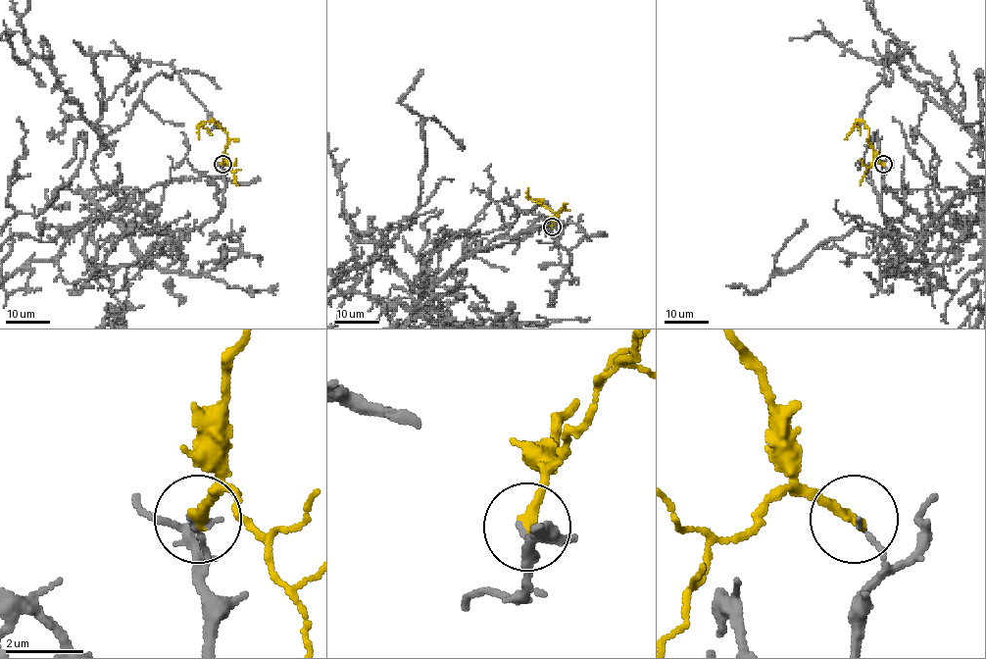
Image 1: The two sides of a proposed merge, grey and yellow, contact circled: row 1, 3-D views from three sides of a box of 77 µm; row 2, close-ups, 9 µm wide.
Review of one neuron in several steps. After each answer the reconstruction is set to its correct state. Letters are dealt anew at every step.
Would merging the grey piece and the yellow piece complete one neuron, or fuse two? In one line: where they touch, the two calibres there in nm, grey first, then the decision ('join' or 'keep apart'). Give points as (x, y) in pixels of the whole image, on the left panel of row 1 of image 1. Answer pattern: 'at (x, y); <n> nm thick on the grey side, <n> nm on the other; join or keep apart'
at (222, 164); 160 nm thick on the grey side, 280 nm on the other; keep apart

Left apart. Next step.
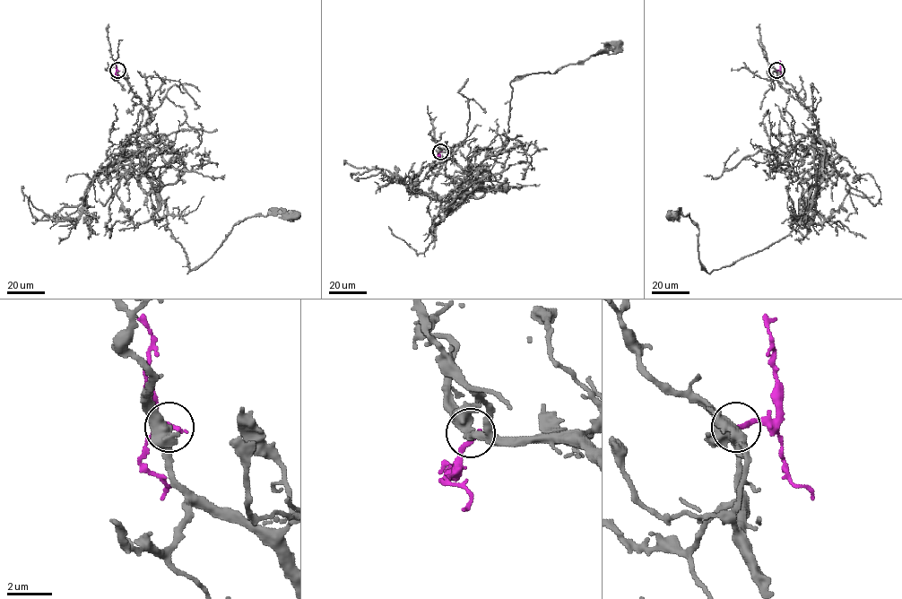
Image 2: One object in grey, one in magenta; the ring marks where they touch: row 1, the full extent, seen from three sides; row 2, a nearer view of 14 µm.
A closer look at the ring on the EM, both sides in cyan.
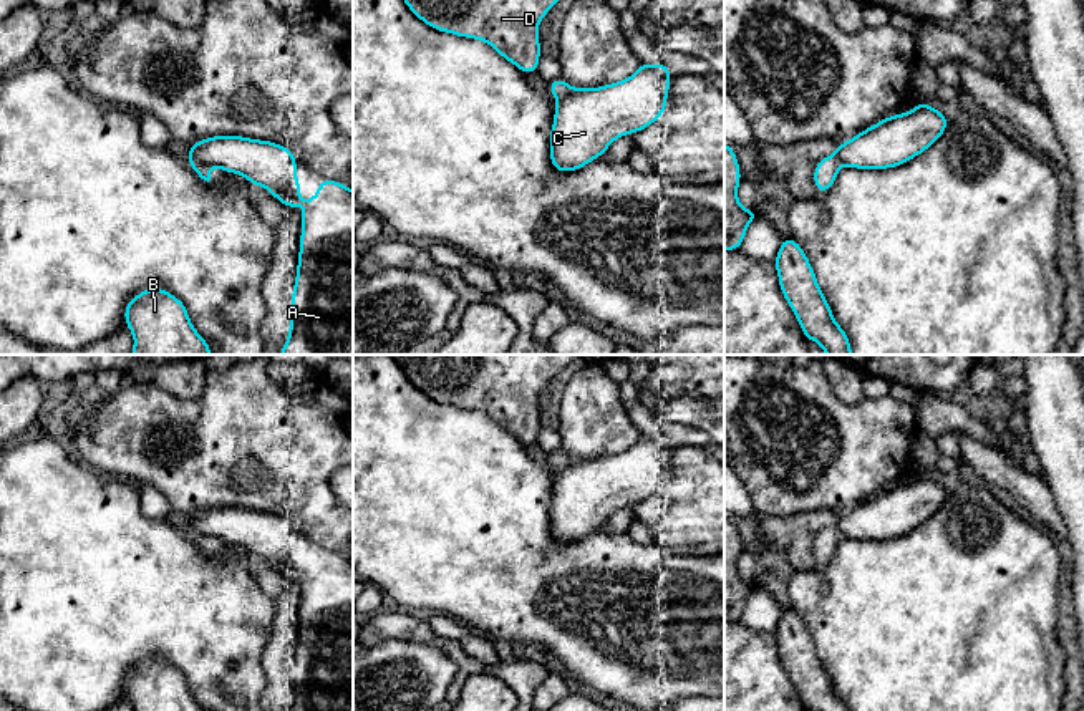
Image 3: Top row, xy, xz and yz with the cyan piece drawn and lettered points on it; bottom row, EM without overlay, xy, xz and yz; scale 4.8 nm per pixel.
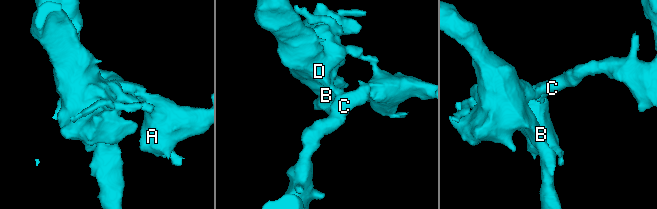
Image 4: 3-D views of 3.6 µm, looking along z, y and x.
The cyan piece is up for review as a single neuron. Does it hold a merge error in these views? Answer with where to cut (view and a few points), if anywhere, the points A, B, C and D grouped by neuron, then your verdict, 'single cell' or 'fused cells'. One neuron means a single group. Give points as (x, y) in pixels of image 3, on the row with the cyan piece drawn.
cut in xz along (584, 90), (557, 100); A C / B D; fused cells

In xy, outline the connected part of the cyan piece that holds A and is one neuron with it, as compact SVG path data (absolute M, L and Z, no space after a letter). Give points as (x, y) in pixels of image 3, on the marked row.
M212 136L212 138L206 138L206 139L201 139L194 144L191 144L187 157L194 159L199 164L217 166L224 172L240 174L240 176L247 177L252 186L265 187L287 209L300 206L305 212L302 215L298 265L297 265L295 285L292 290L292 315L290 315L288 338L287 338L285 345L280 348L280 355L353 355L353 191L341 182L323 179L317 187L317 196L313 199L305 199L302 202L300 201L300 179L295 176L297 159L287 146L280 146L272 141L250 139L245 136Z

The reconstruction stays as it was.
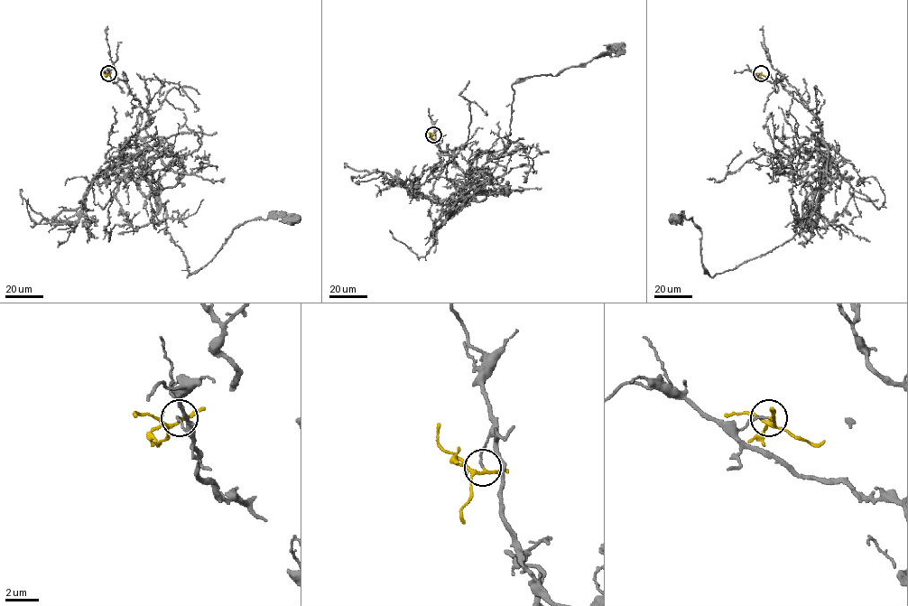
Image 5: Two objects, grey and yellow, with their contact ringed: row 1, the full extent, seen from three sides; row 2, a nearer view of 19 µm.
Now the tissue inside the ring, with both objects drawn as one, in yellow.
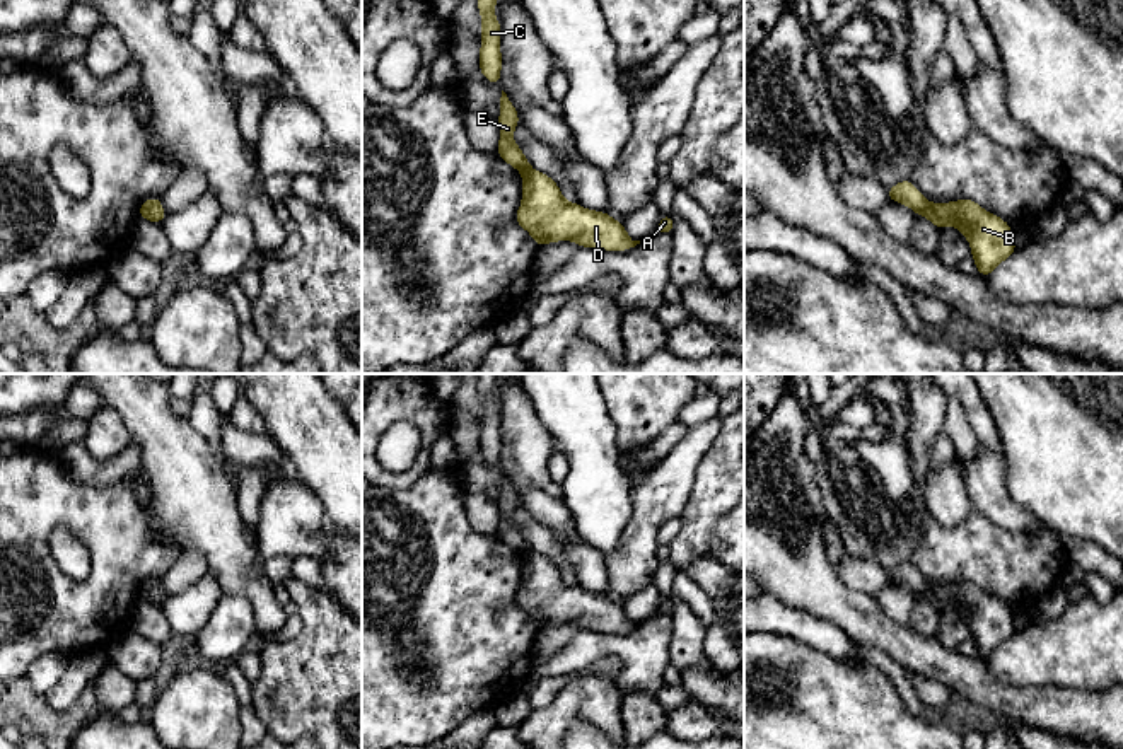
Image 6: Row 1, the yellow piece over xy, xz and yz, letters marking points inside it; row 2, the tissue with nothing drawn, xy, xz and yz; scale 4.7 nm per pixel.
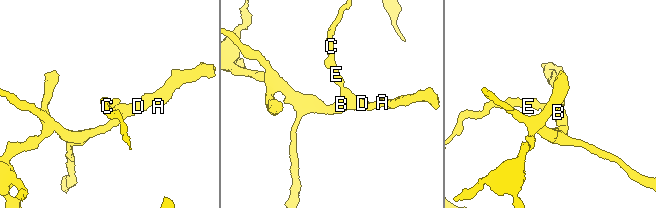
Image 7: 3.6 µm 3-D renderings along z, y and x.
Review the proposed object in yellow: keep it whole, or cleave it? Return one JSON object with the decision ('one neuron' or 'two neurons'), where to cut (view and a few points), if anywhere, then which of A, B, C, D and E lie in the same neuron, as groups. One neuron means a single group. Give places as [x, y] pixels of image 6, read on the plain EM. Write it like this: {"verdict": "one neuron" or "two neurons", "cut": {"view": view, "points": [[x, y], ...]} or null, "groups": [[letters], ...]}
{"verdict": "two neurons", "cut": {"view": "yz", "points": [[927, 586], [922, 596]]}, "groups": [["A", "B", "D"], ["C", "E"]]}

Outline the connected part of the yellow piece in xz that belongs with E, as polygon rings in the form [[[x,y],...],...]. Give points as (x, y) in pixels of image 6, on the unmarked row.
[[[502,473],[500,479],[500,498],[498,498],[498,510],[500,510],[500,524],[497,529],[497,536],[512,549],[515,549],[521,556],[531,551],[529,543],[524,539],[521,529],[512,522],[512,515],[519,507],[519,496],[512,488],[512,483]]]

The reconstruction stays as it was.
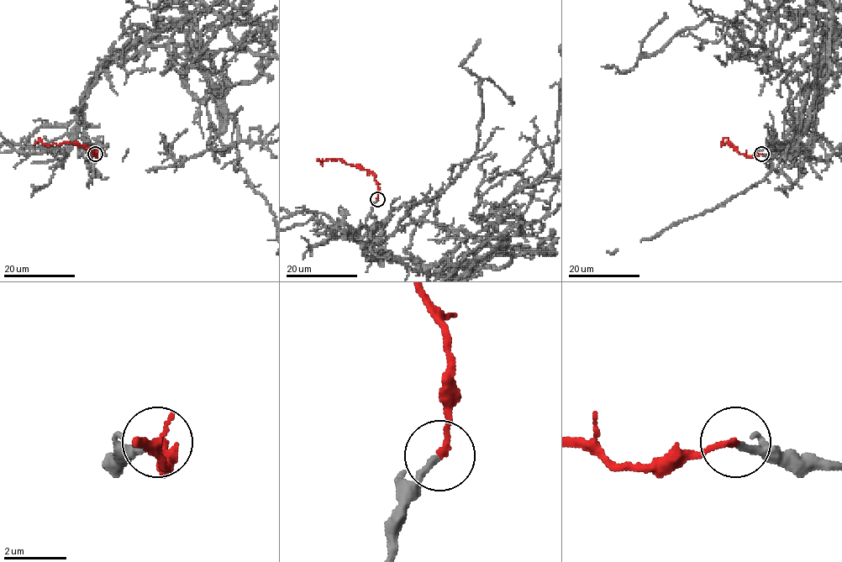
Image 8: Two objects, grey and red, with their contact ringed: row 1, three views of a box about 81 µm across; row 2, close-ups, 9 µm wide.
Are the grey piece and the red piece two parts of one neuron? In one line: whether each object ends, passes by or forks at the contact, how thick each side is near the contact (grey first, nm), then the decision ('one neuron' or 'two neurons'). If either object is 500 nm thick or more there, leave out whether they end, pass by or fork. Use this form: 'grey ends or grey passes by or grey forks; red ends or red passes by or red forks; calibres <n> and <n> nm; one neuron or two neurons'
grey ends; red ends; calibres 200 and 180 nm; one neuron

